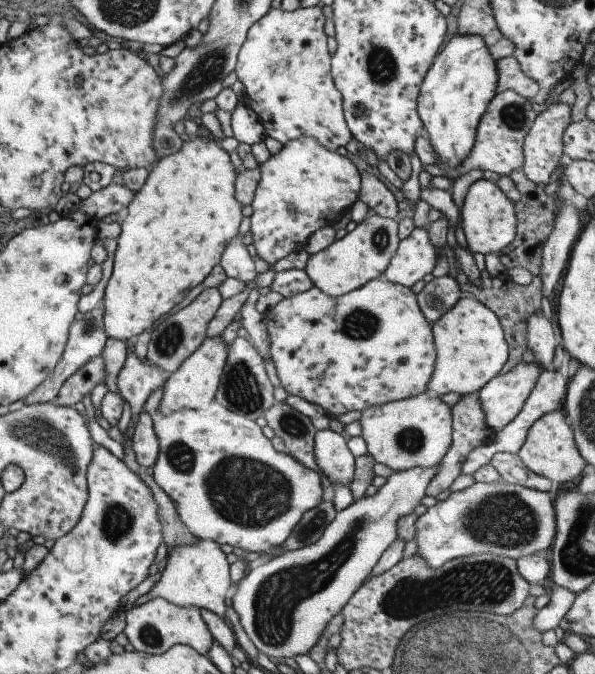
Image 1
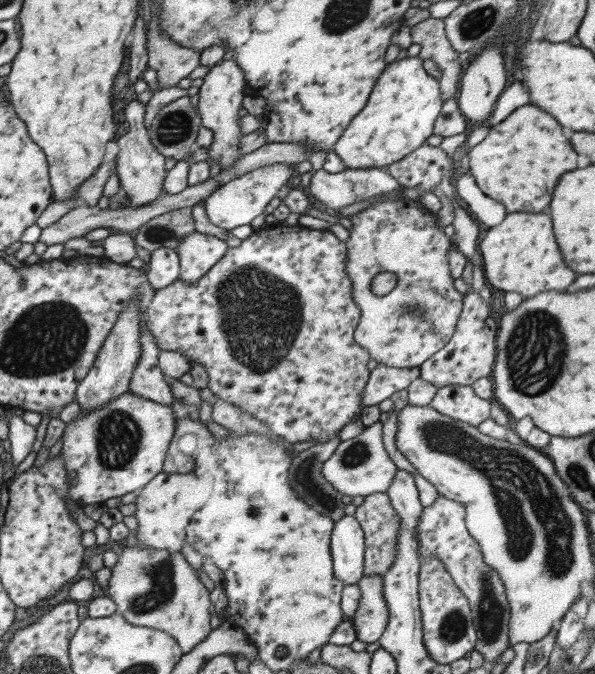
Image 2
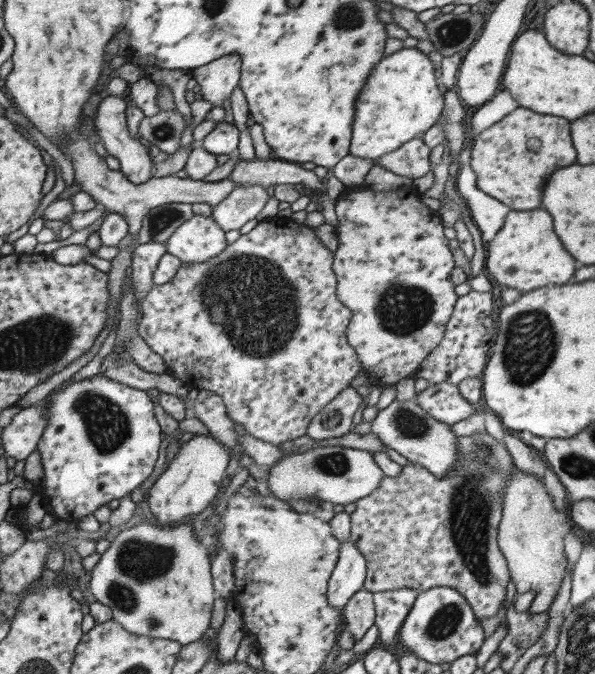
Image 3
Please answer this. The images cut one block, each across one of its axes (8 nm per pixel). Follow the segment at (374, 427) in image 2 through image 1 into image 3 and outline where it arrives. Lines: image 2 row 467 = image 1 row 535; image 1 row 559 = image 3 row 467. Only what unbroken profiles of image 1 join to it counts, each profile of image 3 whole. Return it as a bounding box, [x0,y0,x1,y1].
[267,444,385,504]

